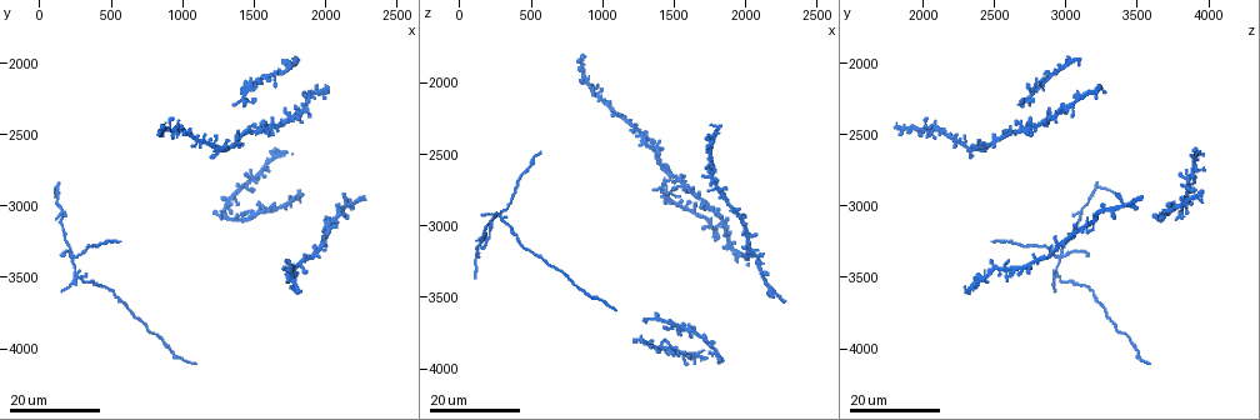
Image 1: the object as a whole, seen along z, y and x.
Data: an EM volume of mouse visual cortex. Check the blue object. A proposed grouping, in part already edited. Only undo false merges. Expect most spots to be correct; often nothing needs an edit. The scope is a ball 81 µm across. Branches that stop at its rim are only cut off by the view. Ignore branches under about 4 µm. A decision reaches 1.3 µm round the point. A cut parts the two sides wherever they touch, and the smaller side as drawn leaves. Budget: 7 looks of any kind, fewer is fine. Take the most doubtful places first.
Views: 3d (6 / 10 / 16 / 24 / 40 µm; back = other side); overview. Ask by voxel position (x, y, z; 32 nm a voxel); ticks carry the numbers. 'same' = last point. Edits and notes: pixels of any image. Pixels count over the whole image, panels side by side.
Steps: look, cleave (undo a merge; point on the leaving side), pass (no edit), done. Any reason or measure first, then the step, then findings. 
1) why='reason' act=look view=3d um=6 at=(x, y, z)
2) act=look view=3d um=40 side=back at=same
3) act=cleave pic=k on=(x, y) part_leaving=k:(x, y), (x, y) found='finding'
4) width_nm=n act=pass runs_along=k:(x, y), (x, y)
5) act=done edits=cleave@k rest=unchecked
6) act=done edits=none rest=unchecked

why='four arms meet' act=look view=3d um=24 at=(240, 3500, 2940)

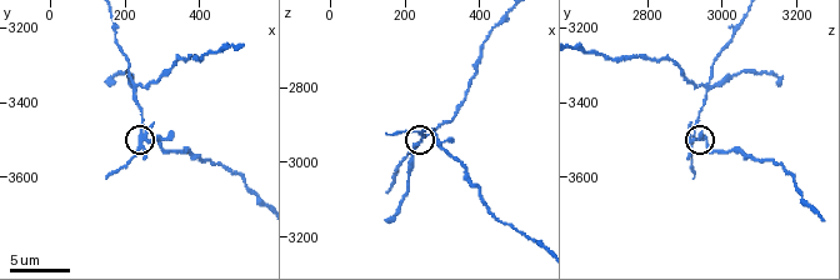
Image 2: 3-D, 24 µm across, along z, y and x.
act=look view=3d um=6 at=(250, 3490, 2920)

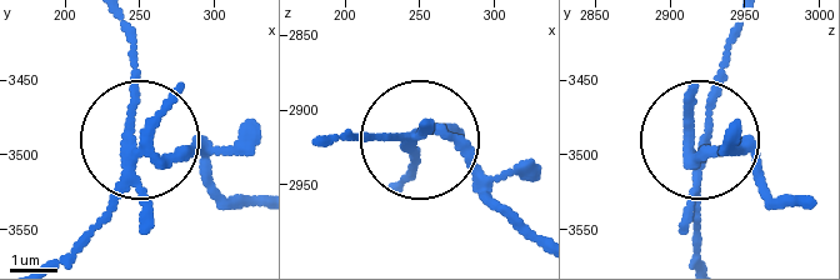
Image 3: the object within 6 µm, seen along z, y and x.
act=cleave pic=3 on=(134, 95) part_leaving=3:(144, 148), (136, 56), (120, 20) found='two cells meet here'

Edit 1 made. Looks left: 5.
act=look view=overview

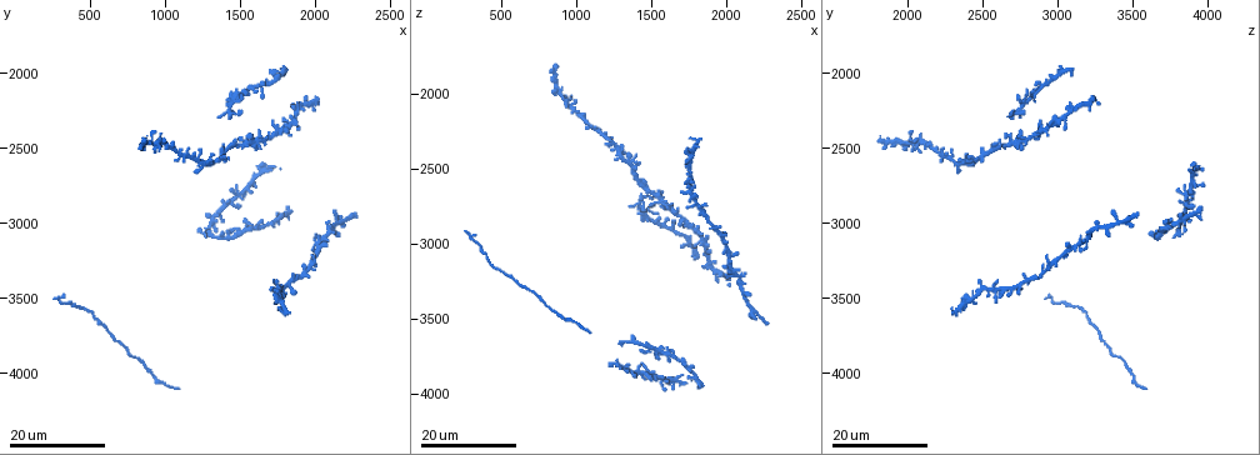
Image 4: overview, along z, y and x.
why='looks like a crossing' act=look view=3d um=16 at=(1620, 3040, 3760)

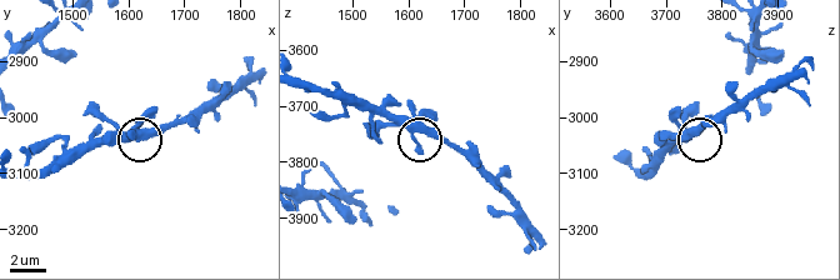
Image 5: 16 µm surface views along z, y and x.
act=look view=3d um=6 at=(1615, 3035, 3735)

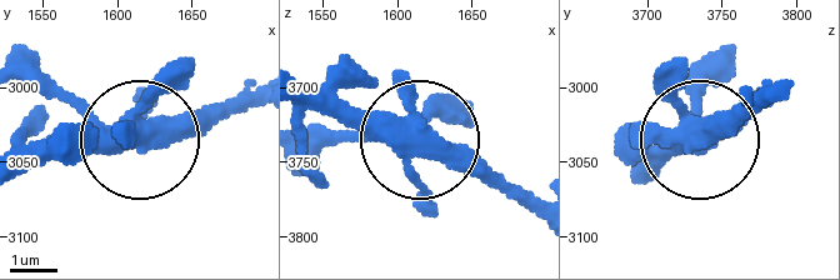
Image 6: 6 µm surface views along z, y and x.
act=pass found='continuous, no second cell'

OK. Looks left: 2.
why='thin arm on a thick one' act=look view=3d um=24 at=(1460, 2180, 2780)

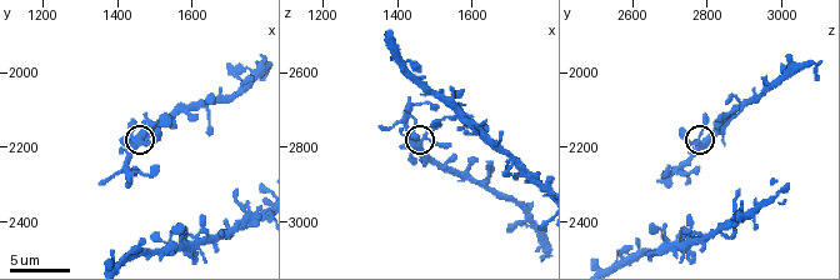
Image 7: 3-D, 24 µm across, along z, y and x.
act=look view=3d um=10 at=(1460, 2190, 2780)

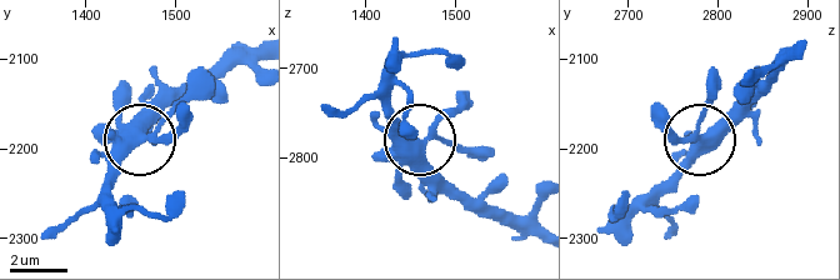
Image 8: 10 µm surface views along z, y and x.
act=pass found='one cell here'

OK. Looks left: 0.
act=done edits=cleave@3 rest=unchecked

